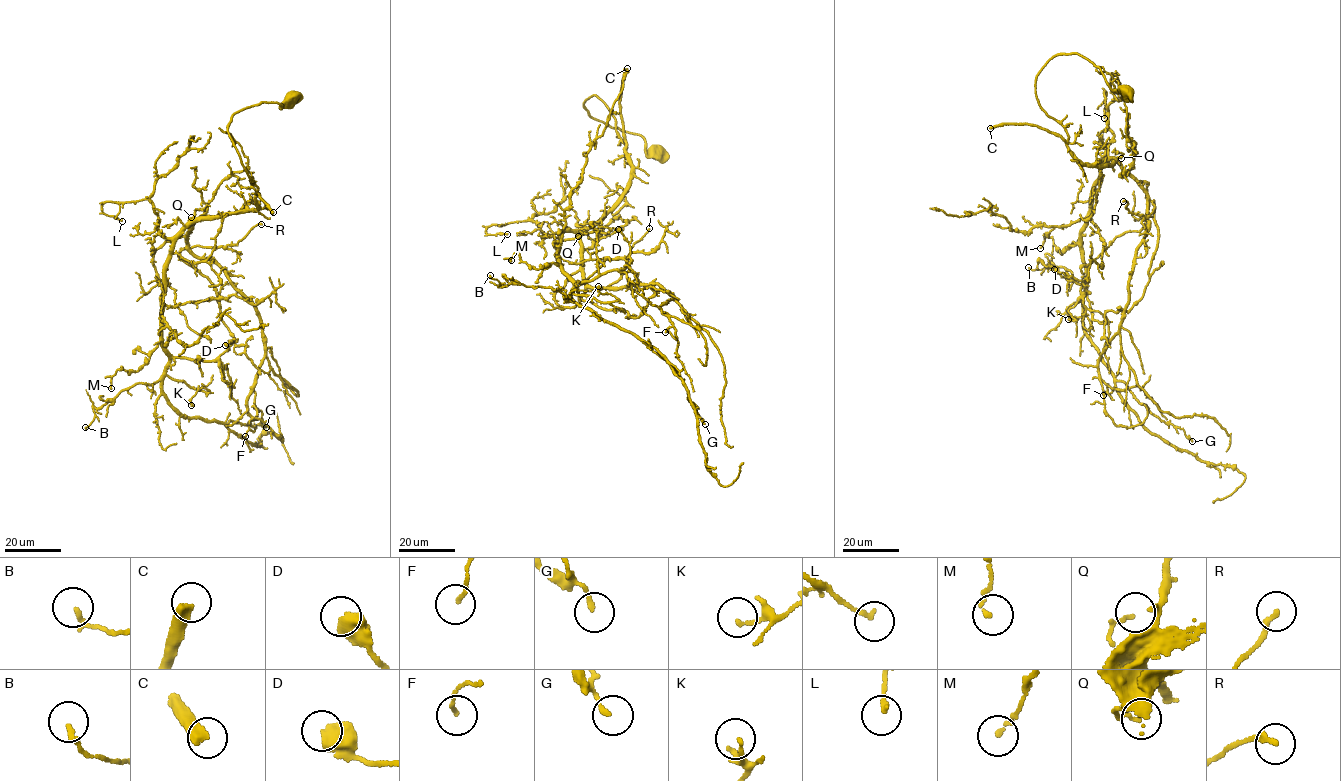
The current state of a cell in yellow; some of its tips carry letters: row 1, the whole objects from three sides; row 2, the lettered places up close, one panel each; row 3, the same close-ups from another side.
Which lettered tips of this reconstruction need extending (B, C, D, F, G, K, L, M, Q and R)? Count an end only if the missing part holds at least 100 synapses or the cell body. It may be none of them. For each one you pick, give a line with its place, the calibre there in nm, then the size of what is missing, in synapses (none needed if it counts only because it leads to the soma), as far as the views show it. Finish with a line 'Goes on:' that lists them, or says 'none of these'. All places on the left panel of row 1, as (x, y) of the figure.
C: place (273, 212); calibre 400 nm; 450 synapses
Goes on: C

